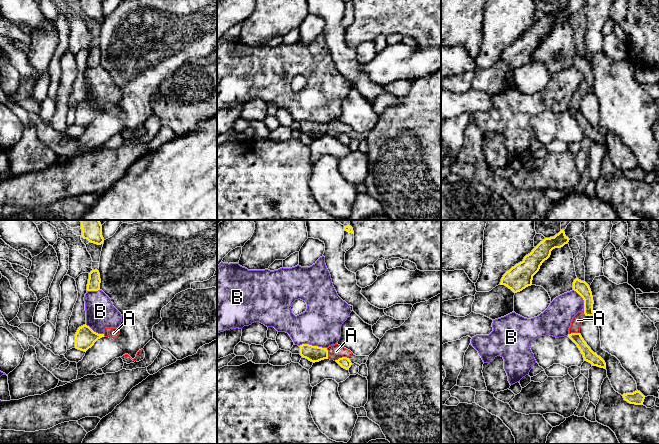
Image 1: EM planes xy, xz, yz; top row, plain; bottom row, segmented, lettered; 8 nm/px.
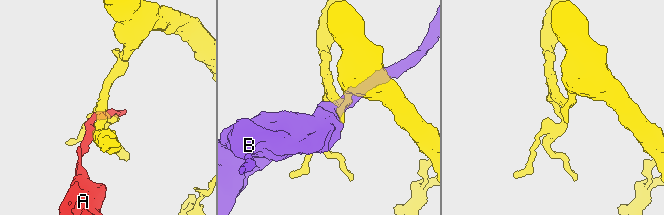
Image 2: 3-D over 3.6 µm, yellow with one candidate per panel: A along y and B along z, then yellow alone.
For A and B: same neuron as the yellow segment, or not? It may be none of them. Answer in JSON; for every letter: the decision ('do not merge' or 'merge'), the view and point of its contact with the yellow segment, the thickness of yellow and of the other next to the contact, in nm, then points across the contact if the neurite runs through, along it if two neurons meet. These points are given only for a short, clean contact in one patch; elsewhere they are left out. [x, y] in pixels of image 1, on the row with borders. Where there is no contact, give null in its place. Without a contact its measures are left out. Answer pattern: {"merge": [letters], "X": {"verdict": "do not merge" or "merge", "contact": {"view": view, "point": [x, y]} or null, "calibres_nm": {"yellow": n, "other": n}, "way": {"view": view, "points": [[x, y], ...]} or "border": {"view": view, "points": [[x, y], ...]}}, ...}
{"merge": [], "A": {"verdict": "do not merge", "contact": {"view": "xz", "point": [342, 357]}, "calibres_nm": {"yellow": 90, "other": 120}}, "B": {"verdict": "do not merge", "contact": {"view": "xz", "point": [313, 346]}, "calibres_nm": {"yellow": 130, "other": 340}}}

